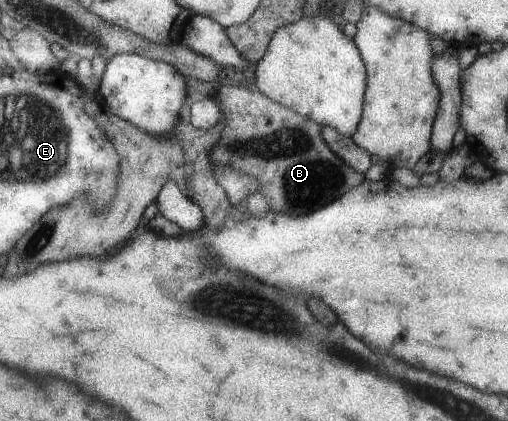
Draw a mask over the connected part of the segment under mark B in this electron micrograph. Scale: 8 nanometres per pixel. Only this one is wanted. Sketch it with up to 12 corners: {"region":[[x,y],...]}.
{"region":[[223,82],[210,153],[303,214],[365,180],[323,125]]}

